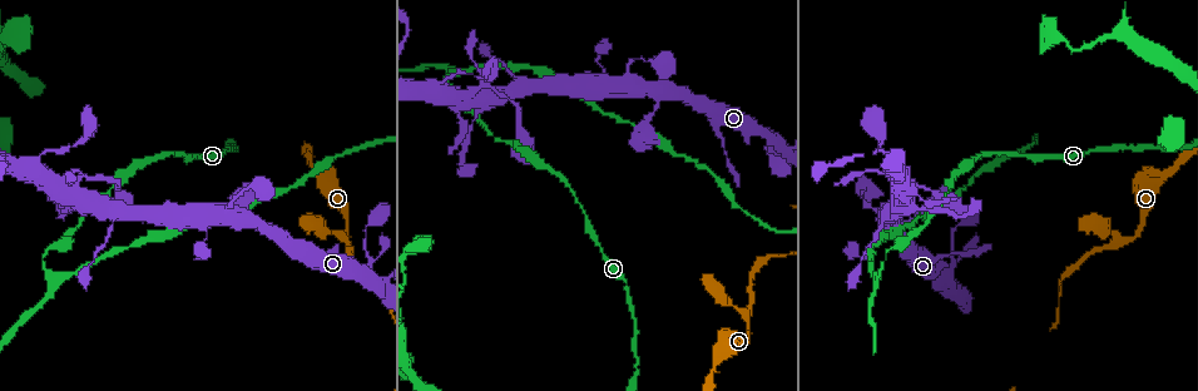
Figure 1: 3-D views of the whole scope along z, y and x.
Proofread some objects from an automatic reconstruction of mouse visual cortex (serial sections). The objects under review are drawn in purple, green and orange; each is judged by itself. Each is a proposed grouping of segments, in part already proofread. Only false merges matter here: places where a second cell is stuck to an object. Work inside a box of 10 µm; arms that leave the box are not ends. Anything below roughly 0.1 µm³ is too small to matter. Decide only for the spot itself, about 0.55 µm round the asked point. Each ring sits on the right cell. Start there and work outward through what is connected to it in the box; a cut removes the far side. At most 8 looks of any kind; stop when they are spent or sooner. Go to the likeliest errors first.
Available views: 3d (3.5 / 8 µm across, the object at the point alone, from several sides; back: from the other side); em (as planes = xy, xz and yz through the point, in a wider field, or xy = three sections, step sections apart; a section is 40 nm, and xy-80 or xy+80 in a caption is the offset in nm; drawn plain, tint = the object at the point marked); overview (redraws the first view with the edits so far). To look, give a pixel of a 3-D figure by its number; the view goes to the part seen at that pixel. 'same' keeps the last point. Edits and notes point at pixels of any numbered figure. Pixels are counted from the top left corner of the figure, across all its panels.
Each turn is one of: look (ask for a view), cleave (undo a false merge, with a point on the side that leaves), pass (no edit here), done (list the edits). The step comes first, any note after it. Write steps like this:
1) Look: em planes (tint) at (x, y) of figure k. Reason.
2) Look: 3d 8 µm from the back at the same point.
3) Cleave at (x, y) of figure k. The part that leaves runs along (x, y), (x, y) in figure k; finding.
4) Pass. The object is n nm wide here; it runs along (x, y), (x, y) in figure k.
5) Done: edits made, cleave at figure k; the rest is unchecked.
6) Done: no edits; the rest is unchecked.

Look: em planes (tint) at (56, 278) of figure 1. Sudden change in width.

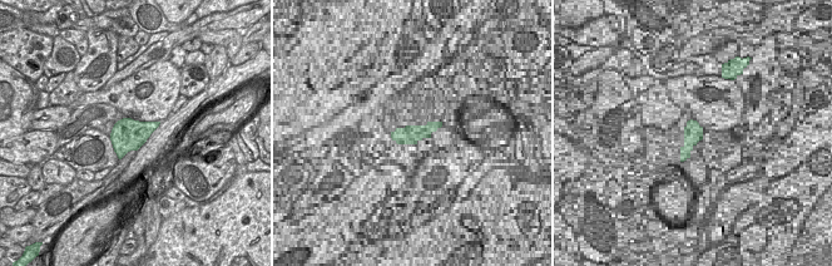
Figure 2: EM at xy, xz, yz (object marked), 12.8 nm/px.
Look: 3d 3.5 µm at the same point.

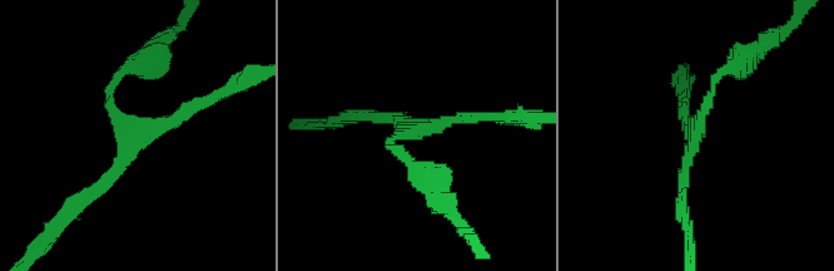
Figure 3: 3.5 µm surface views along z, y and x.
Pass. It runs along (408, 162), (397, 136), (486, 117) in figure 3; all the same cell.

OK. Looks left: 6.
Look: 3d 8 µm at (1125, 240) of figure 1.

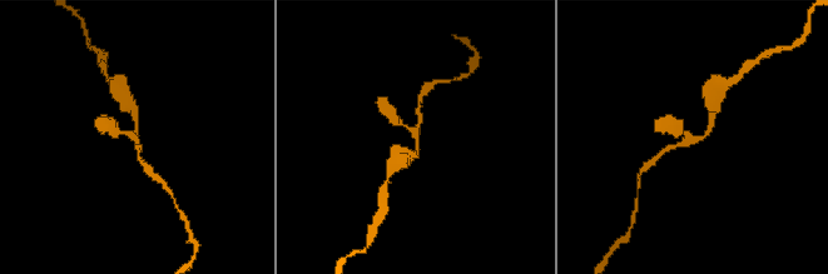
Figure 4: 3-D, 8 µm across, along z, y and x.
Look: em planes (tint) at the same point. 3 arms meet here; the arms are 200, 200, 200 nm wide.

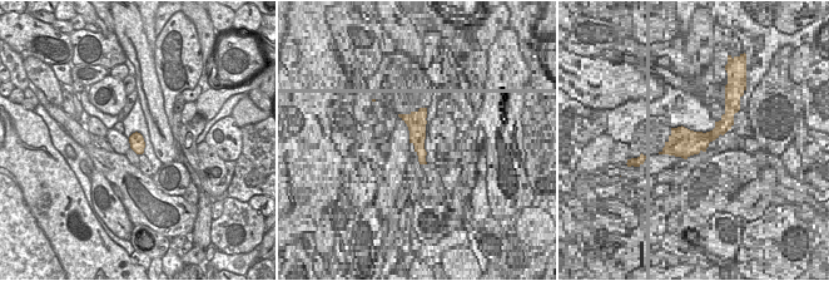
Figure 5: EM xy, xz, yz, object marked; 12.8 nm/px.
Pass. It runs along (414, 157), (415, 133), (393, 116) in figure 4; all the same cell.

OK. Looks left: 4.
Look: 3d 3.5 µm at (628, 73) of figure 1. Thin arm on a thick one.

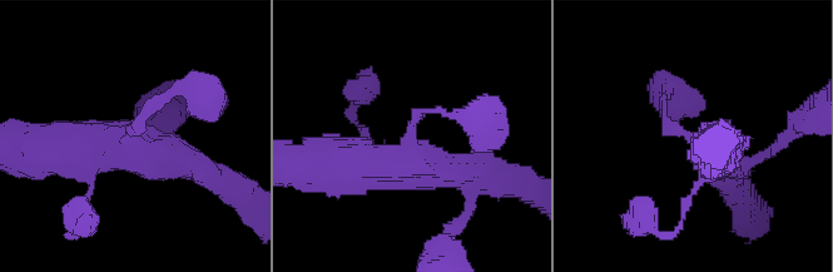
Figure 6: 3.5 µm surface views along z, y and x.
Look: em xy step 2 (tint) at (411, 146) of figure 6.

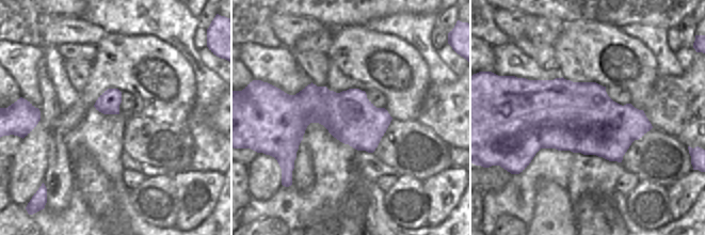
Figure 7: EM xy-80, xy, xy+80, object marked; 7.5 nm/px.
Pass. It runs along (202, 172), (125, 144), (36, 144) in figure 6; one cell here.

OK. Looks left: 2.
Done: no edits; the rest is unchecked.

